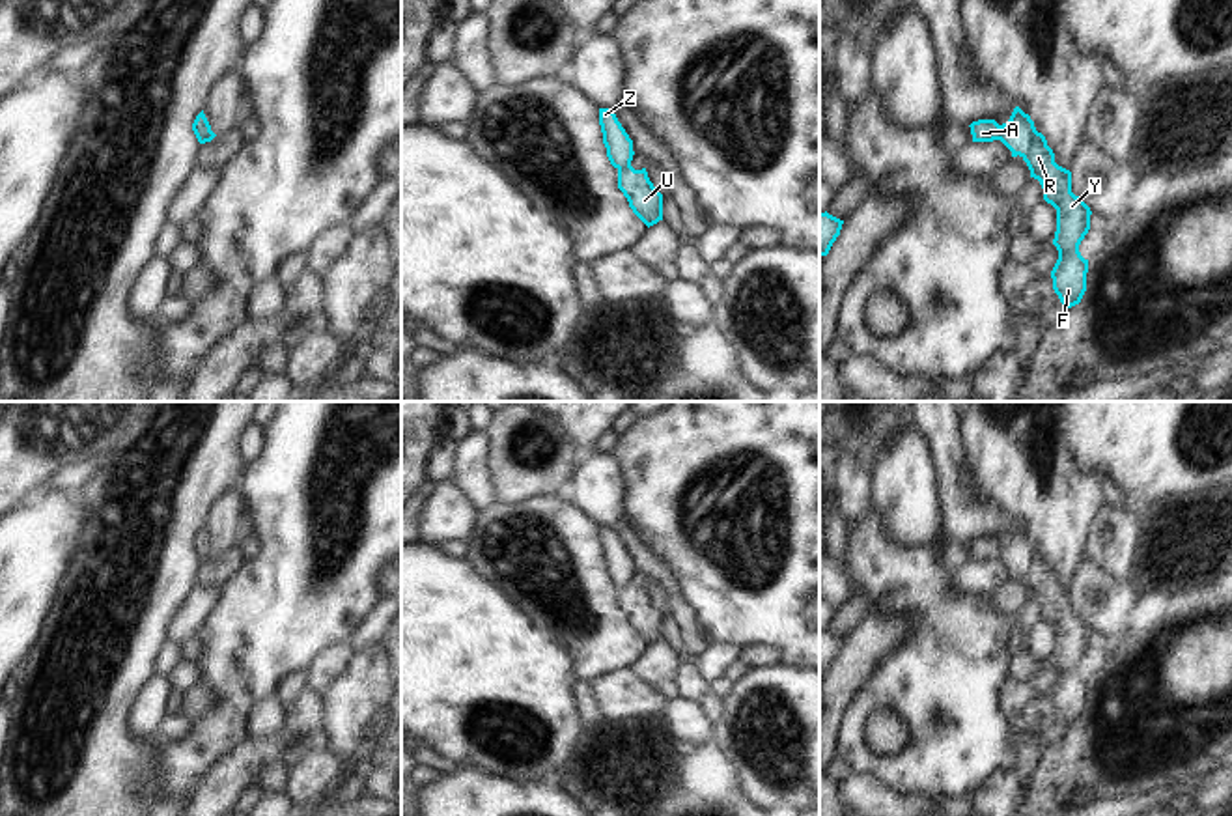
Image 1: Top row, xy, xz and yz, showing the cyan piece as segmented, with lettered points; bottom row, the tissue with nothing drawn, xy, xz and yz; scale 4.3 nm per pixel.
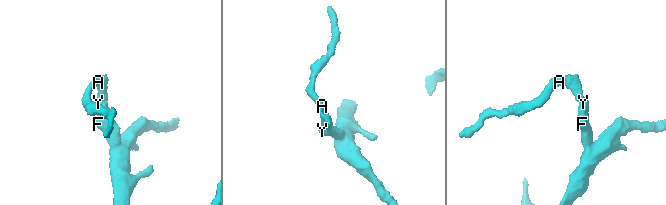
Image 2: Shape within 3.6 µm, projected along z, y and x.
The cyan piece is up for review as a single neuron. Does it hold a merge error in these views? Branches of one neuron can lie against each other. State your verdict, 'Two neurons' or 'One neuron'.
Two neurons.

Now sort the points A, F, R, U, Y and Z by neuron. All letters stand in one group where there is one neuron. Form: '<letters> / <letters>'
A Z / F R U Y

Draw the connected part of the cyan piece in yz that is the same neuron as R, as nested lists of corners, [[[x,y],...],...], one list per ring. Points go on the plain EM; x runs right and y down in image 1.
[[[1019,525],[1010,538],[1001,543],[1001,560],[1021,575],[1030,596],[1043,607],[1043,618],[1057,627],[1057,650],[1053,663],[1058,678],[1051,689],[1053,708],[1068,726],[1081,721],[1086,710],[1088,678],[1079,670],[1079,663],[1090,648],[1090,626],[1071,611],[1071,590],[1055,581],[1055,571],[1047,564],[1034,540]]]

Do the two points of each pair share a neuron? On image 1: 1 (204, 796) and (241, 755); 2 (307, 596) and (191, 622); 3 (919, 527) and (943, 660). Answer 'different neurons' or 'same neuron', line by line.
1: same neuron
2: different neurons
3: different neurons

